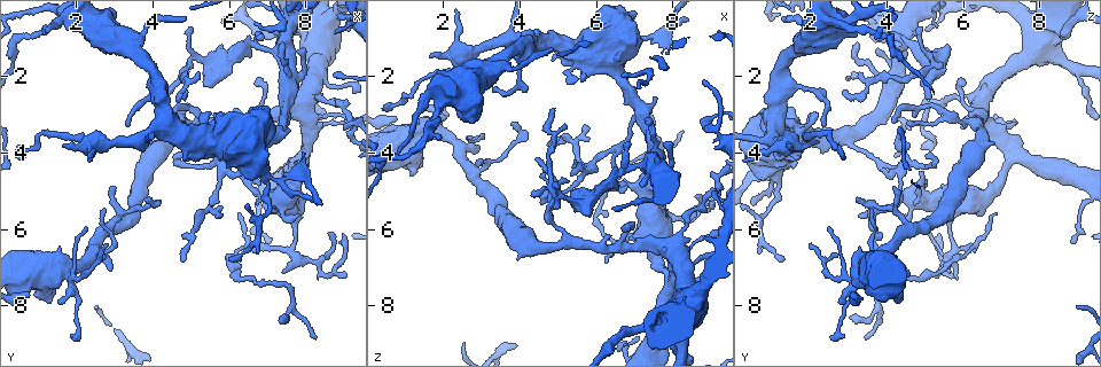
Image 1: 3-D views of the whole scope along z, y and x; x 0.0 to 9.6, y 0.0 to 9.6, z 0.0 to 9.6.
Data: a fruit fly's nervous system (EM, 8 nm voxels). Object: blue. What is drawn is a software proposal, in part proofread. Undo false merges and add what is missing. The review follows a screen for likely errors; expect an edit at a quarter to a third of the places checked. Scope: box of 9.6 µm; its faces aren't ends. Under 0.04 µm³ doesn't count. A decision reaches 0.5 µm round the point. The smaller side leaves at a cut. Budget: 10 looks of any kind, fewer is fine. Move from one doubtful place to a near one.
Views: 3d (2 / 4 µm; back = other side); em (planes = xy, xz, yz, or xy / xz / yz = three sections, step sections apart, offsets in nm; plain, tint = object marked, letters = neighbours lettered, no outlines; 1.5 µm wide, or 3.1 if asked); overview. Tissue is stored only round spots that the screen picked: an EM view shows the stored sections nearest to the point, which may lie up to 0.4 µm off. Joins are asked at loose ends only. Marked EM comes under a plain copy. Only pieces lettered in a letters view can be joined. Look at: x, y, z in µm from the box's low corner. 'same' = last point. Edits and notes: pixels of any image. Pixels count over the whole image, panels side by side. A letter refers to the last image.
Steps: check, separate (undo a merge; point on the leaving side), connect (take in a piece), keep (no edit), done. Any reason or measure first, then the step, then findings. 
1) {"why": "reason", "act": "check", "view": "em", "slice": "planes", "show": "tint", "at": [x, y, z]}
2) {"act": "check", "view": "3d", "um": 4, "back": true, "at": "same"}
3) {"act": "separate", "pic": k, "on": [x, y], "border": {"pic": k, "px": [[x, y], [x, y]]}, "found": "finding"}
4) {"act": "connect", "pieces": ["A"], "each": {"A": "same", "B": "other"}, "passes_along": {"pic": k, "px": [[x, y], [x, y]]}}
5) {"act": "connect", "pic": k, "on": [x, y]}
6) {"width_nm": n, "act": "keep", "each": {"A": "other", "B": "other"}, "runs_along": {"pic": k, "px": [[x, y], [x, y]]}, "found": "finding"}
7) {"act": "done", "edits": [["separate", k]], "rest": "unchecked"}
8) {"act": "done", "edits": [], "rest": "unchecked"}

{"why": "calibre changes", "act": "check", "view": "3d", "um": 4, "at": [7.40, 2.80, 4.05]}

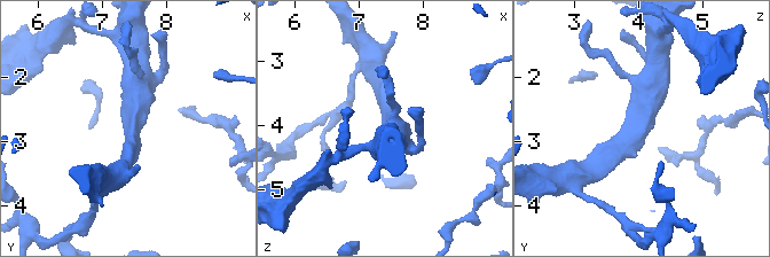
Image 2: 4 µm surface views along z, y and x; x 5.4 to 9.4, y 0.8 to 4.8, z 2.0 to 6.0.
{"why": "shape alone is not enough", "act": "check", "view": "em", "slice": "planes", "show": "letters", "at": [7.45, 2.80, 4.00]}

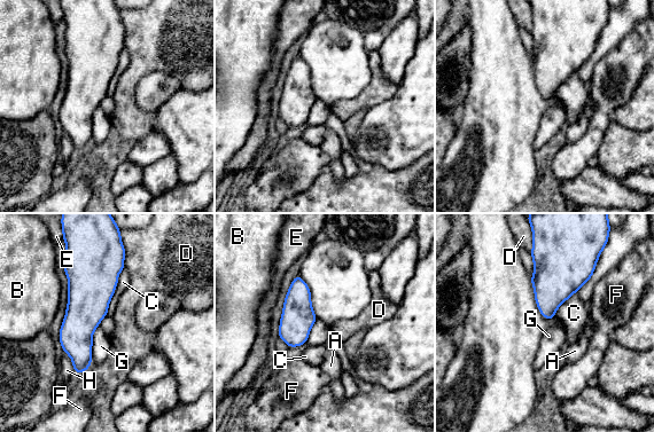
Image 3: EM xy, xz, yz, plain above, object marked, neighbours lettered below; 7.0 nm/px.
{"act": "keep", "each": {"A": "other", "B": "other", "C": "other", "D": "other", "E": "other", "F": "other", "G": "other", "H": "other"}, "border": {"pic": 3, "px": [[98, 326], [92, 336], [91, 356]]}, "found": "all the same cell"}

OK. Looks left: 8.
{"why": "branch stops here", "act": "check", "view": "em", "slice": "planes", "show": "letters", "at": [4.75, 4.10, 5.05]}

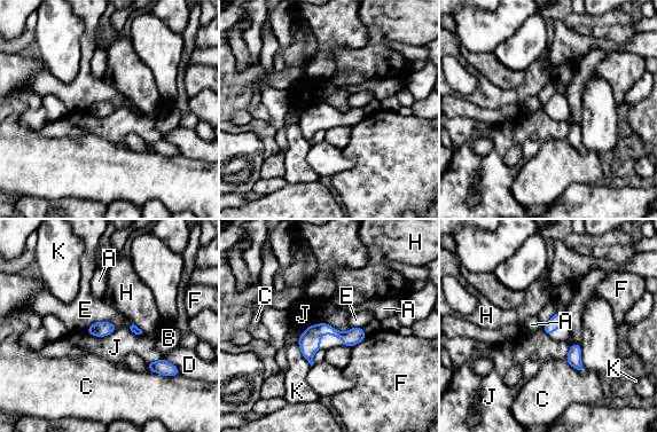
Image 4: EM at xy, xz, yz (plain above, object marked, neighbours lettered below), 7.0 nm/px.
{"act": "keep", "each": {"A": "other", "B": "other", "C": "other", "D": "other", "E": "other", "F": "other", "H": "other", "J": "other", "K": "other"}, "border": {"pic": 4, "px": [[306, 327], [351, 328]]}, "found": "none of them fits"}

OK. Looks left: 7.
{"why": "thick turns thin", "act": "check", "view": "em", "slice": "planes", "show": "tint", "at": [3.80, 3.65, 0.90]}

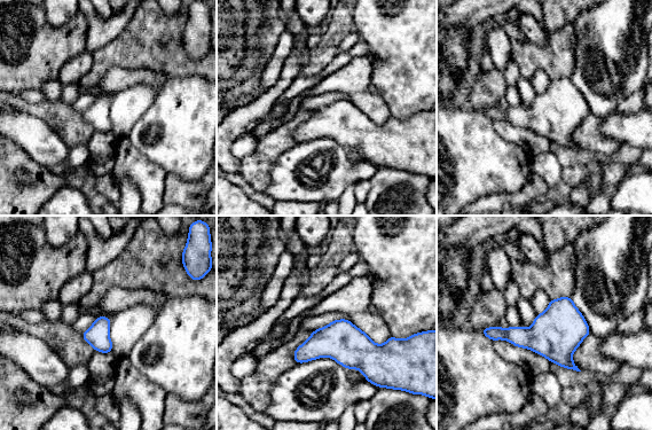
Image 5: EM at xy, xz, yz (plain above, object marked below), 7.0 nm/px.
{"why": "what lies round it", "act": "check", "view": "em", "slice": "planes", "show": "letters", "at": "same"}

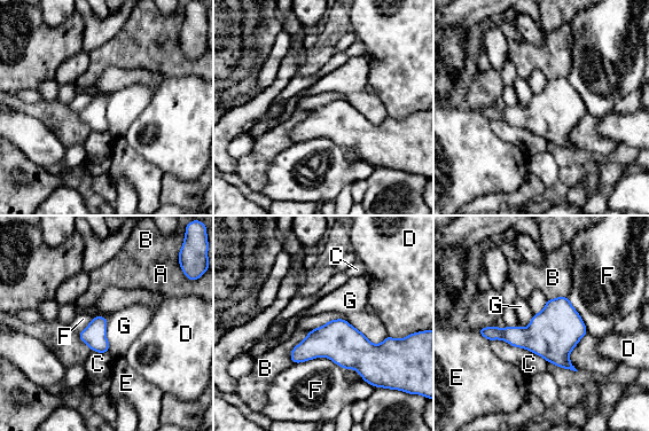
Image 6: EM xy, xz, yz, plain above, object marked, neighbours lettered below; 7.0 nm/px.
{"act": "keep", "each": {"A": "other", "B": "other", "C": "other", "D": "other", "E": "other", "F": "other", "G": "other"}, "border": {"pic": 6, "px": [[94, 315], [106, 319], [108, 351]]}, "found": "continuous, no second cell"}

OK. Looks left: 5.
{"why": "branch stops here", "act": "check", "view": "em", "slice": "xy", "step": 8, "show": "tint", "at": [1.65, 3.80, 1.45]}

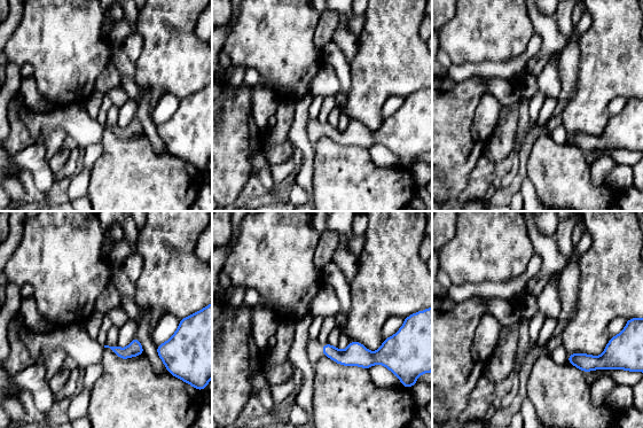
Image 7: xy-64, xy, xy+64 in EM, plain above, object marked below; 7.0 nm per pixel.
{"why": "another direction", "act": "check", "view": "em", "slice": "planes", "show": "tint", "at": "same"}

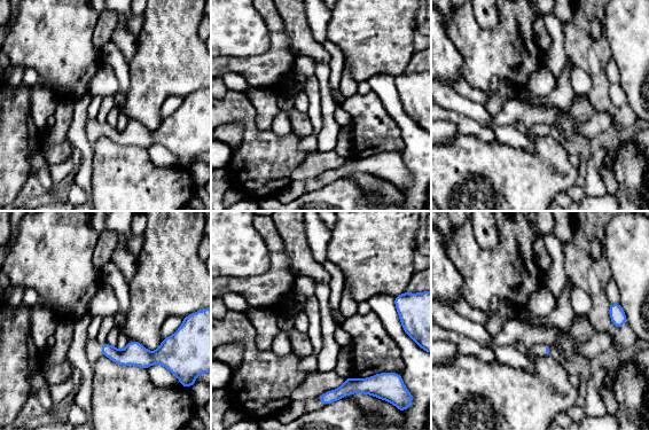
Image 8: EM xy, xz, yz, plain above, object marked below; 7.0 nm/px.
{"act": "check", "view": "em", "slice": "planes", "show": "letters", "at": "same"}

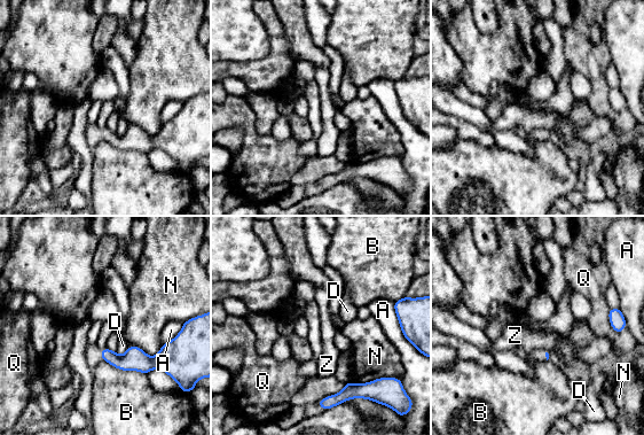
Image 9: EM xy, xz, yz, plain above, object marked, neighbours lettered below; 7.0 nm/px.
{"act": "keep", "each": {"A": "other", "B": "other", "D": "other", "N": "other", "Q": "other", "Z": "other"}, "border": {"pic": 9, "px": [[105, 347], [102, 350]]}, "found": "no lettered piece goes on from it"}

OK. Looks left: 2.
{"act": "done", "edits": [], "rest": "unchecked"}

